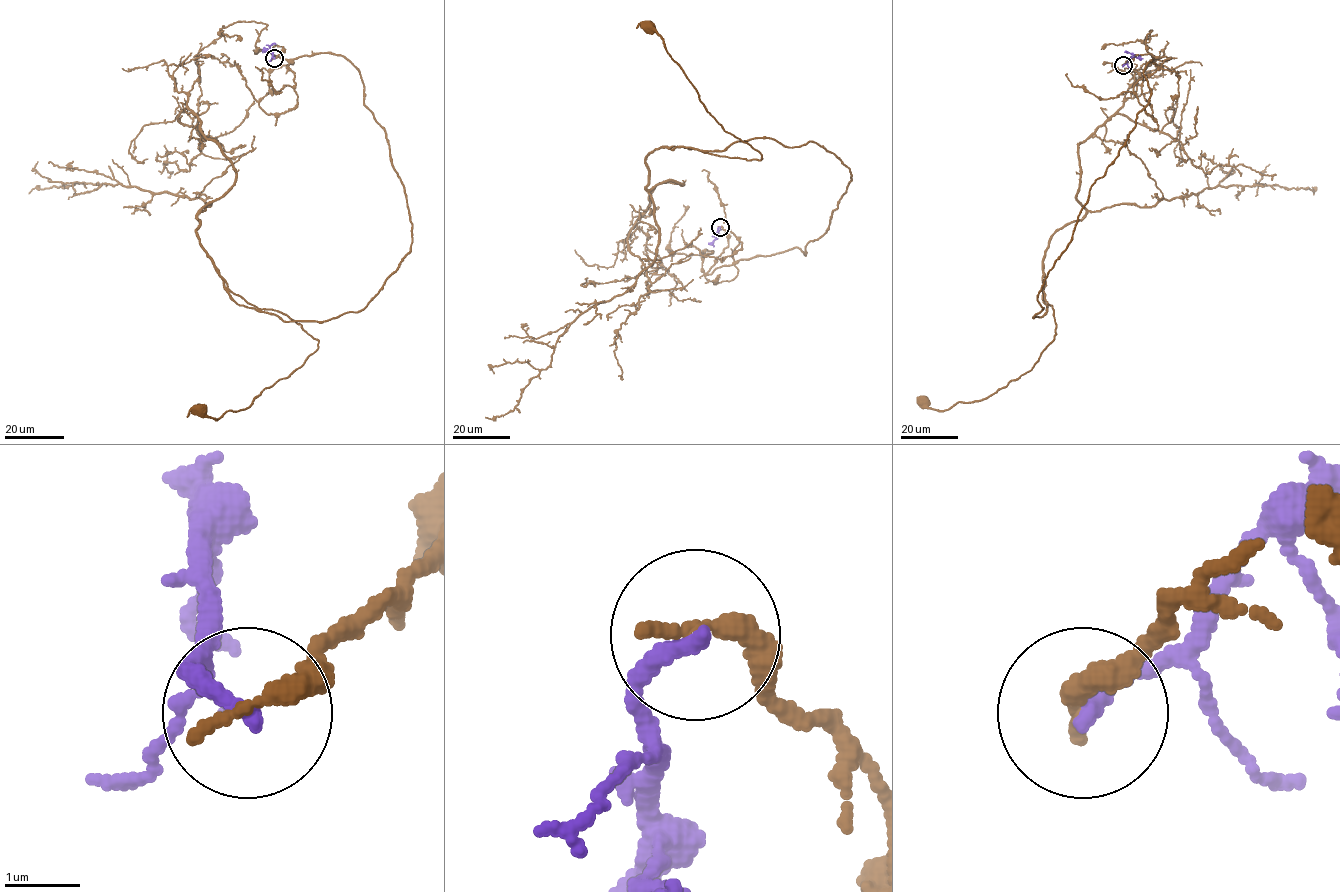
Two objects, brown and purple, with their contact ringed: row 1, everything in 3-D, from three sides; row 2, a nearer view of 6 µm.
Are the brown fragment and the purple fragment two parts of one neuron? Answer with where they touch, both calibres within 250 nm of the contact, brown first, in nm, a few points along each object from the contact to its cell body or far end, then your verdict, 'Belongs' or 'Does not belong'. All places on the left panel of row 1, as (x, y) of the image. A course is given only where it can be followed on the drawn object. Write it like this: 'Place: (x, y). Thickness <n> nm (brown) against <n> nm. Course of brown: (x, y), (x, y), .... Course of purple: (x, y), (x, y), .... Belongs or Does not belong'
Place: (274, 58). Thickness 260 nm (brown) against 240 nm. Course of brown: (274, 58), (261, 49), (360, 73), (410, 251), (358, 311), (258, 309), (318, 348), (247, 407), (199, 409). Course of purple: (274, 58), (269, 46), (274, 44). Does not belong

